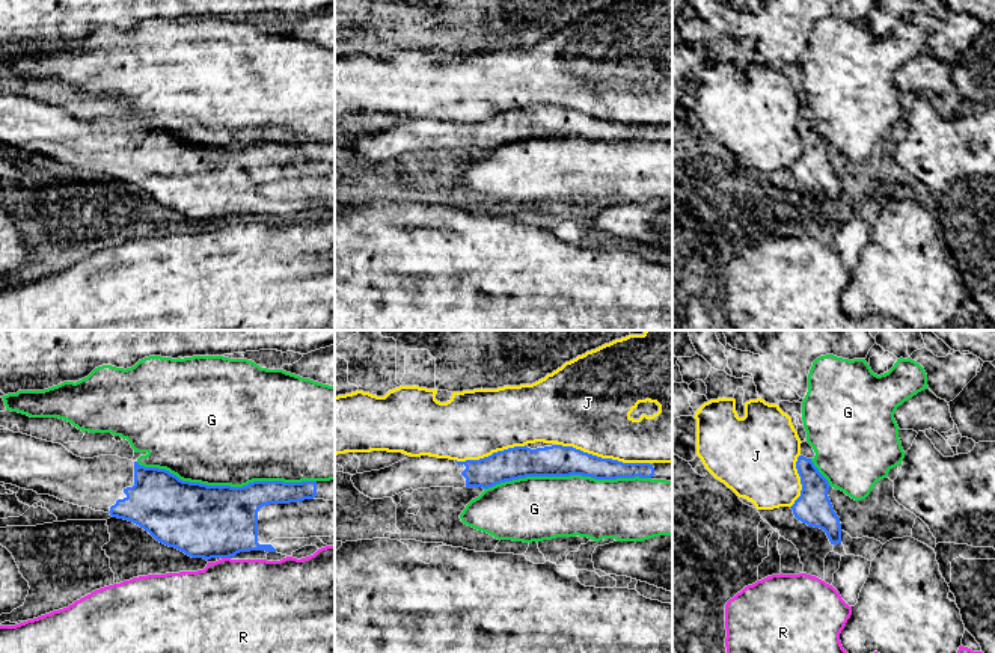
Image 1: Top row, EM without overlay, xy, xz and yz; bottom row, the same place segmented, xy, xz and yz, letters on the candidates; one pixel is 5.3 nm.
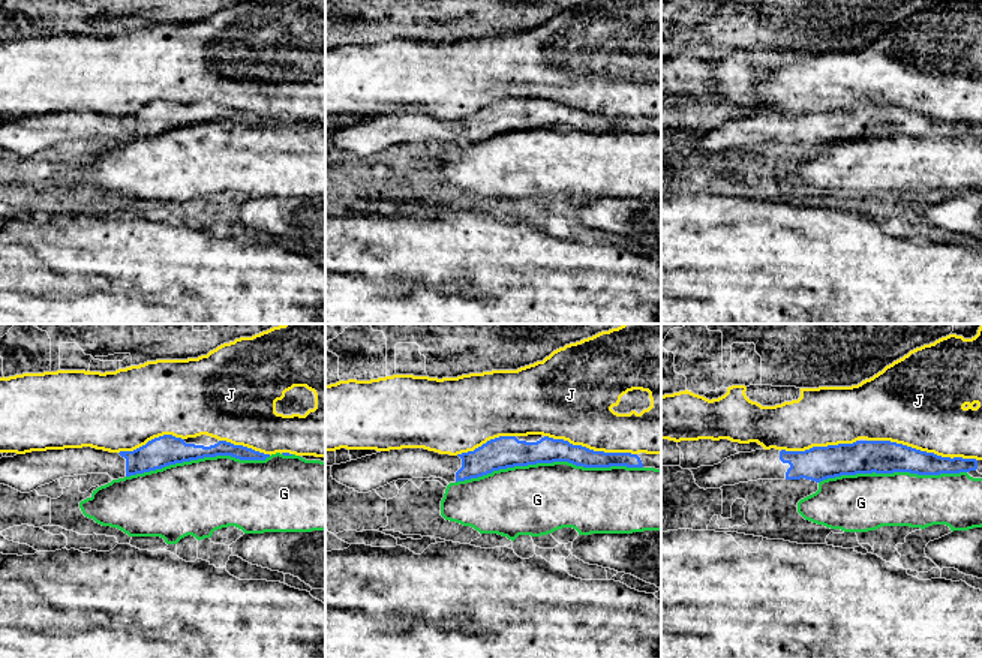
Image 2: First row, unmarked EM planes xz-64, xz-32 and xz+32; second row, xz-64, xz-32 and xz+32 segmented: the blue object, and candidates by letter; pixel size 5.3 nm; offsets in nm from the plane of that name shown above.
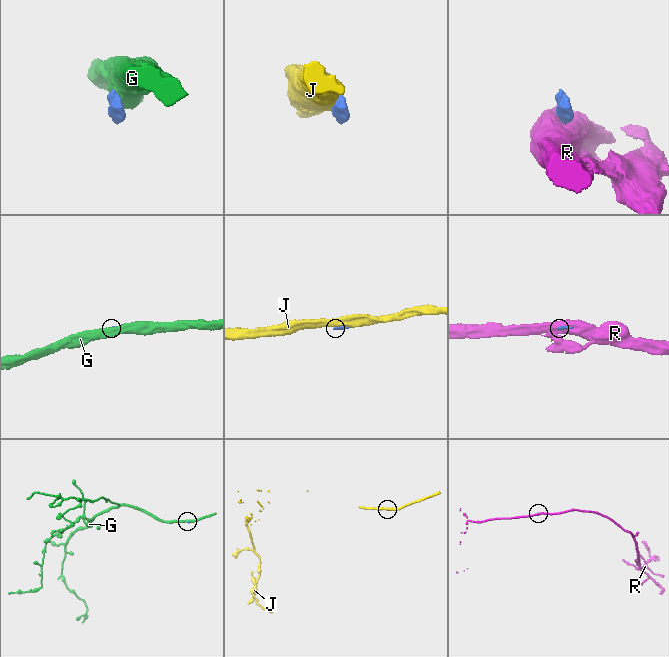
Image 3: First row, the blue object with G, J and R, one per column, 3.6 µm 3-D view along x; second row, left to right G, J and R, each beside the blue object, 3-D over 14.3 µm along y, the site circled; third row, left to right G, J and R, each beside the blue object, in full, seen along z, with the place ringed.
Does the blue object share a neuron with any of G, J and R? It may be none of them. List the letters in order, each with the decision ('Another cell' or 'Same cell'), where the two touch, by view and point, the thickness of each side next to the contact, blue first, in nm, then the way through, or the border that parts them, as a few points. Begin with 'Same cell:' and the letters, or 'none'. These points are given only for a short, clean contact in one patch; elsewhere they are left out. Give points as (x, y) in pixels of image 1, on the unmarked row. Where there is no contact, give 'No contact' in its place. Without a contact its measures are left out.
Same cell: none
G: Another cell. Touches blue at xy (226, 148). Thickness 380 nm (blue) against 500 nm
J: Another cell. Touches blue at xz (603, 121). Thickness 170 nm (blue) against 400 nm
R: Another cell. Touches blue at xy (226, 219). Thickness 380 nm (blue) against 480 nm. Boundary: xy (222, 219), (229, 220)

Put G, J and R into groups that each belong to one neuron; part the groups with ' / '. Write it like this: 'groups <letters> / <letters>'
groups G / J / R

